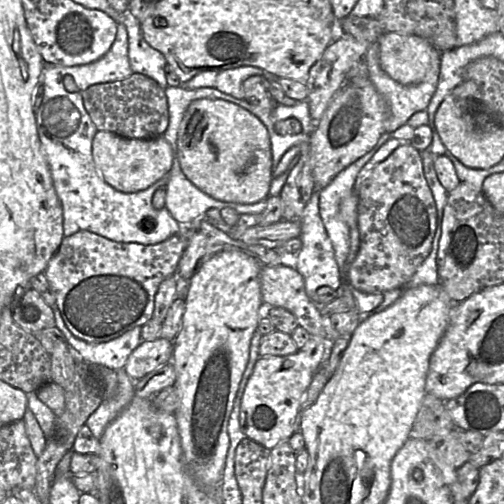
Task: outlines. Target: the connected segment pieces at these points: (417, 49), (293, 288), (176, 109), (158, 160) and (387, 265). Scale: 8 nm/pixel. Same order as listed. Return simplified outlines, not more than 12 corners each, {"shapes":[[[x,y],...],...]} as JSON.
{"shapes":[[[390,32],[377,42],[382,70],[417,84],[441,52],[420,36]],[[263,265],[264,303],[290,311],[310,335],[327,337],[329,316],[286,265]],[[167,86],[170,120],[175,139],[187,108],[202,98],[222,99],[247,109],[237,99],[215,87],[185,89]],[[97,131],[102,179],[133,193],[166,176],[173,150],[163,135],[128,139]],[[402,143],[358,190],[351,285],[406,284],[437,209],[422,153]]]}

